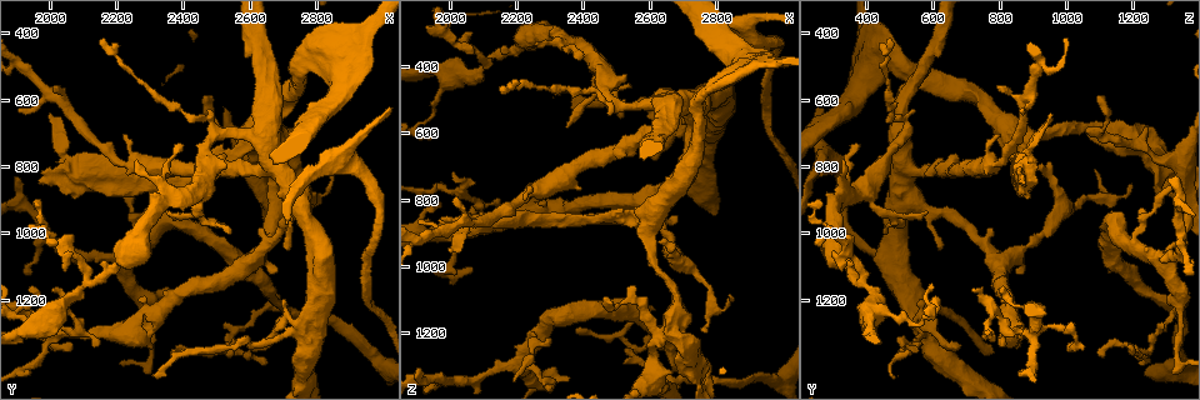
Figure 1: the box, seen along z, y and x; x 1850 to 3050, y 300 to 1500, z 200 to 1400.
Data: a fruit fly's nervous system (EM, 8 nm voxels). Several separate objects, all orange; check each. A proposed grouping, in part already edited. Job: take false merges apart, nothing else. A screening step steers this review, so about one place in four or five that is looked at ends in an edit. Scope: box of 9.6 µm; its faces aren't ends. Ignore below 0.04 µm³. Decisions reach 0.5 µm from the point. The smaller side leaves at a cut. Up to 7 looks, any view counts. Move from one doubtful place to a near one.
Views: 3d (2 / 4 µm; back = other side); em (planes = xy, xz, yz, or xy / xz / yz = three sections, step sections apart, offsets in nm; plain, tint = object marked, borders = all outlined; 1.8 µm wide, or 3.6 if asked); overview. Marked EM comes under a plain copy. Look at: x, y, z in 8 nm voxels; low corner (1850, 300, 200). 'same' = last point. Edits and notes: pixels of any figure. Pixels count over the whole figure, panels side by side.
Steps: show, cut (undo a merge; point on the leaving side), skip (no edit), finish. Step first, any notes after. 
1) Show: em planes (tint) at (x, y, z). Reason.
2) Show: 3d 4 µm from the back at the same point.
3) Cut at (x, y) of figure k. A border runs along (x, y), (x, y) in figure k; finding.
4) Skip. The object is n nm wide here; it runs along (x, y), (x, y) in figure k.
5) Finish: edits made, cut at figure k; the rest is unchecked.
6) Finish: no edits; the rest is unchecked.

Show: 3d 4 µm at (2190, 1100, 350). Sudden change in width.

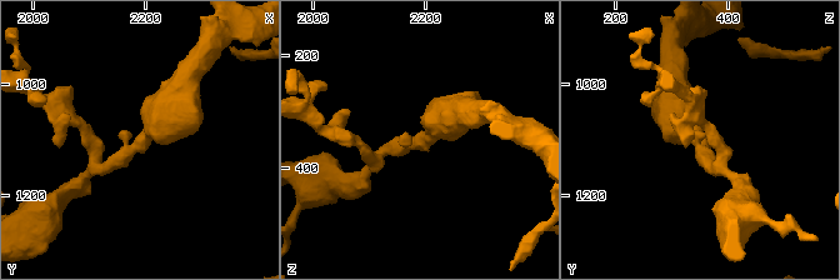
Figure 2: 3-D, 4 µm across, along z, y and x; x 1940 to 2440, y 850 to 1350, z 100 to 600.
Show: em 3.6 µm xz step 4 (tint) at (2200, 1105, 345). The arms are 200, 550 nm wide.

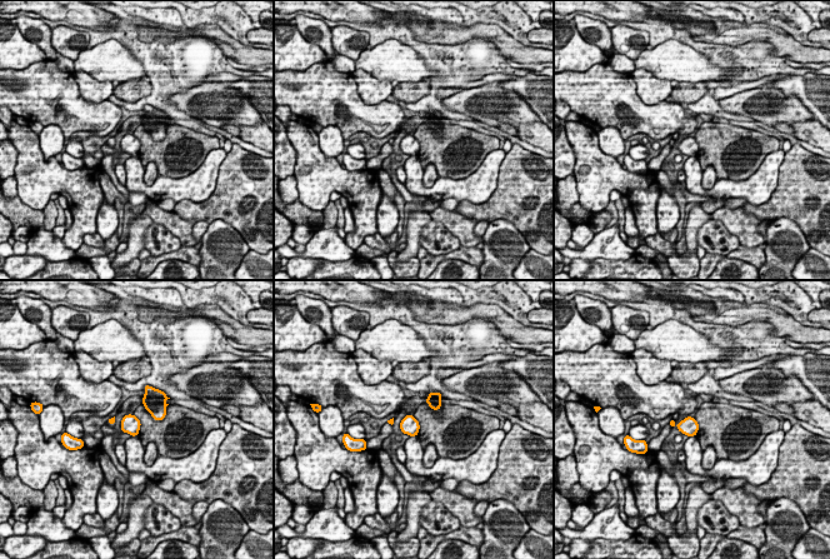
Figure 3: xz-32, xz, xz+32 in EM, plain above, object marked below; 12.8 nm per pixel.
Skip. The object is 240 nm wide here; continuous, no second neuron.

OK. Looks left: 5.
Show: 3d 4 µm at (2080, 1300, 870).

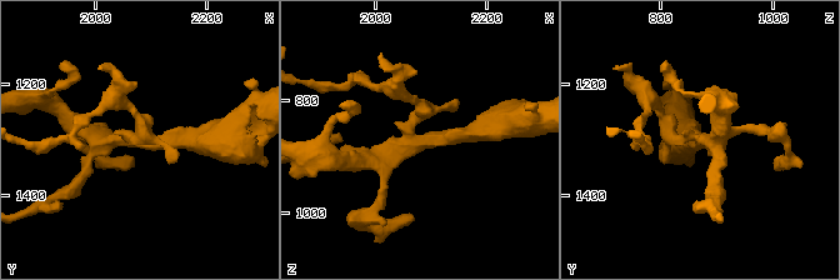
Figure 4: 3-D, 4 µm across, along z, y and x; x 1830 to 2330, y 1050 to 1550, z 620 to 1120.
Show: em xz step 16 (tint) at (2075, 1310, 870). Shape alone is not enough.

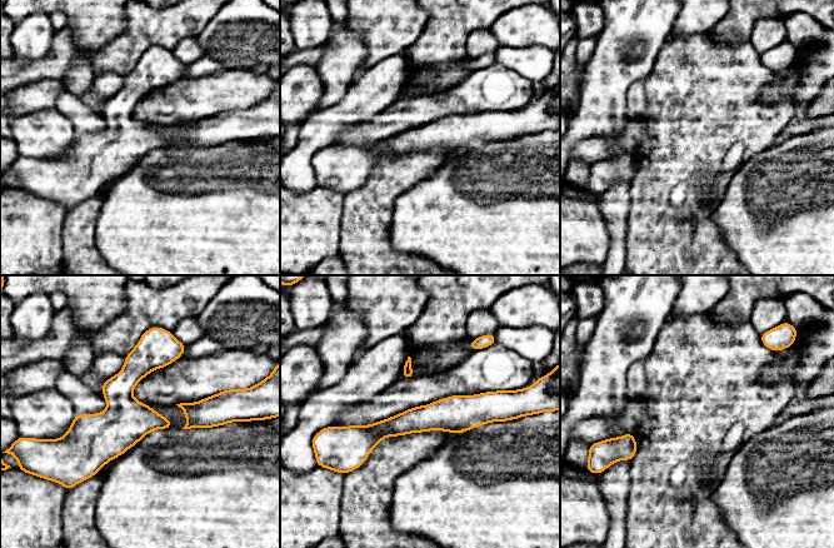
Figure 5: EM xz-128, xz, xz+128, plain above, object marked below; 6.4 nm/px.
Show: em planes (borders) at the same point.

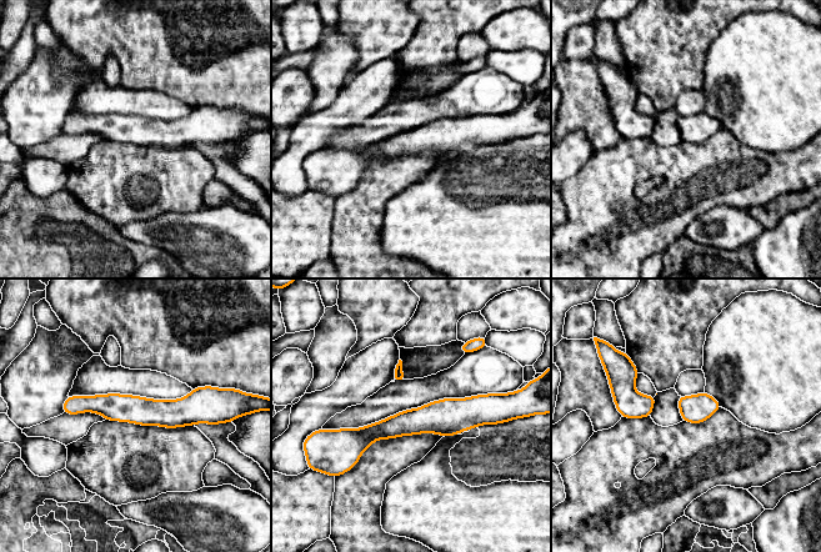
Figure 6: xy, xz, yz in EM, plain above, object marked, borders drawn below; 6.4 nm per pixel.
Skip. It runs along (486, 412), (368, 435), (338, 432) in figure 6; one neuron here.

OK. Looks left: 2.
Show: 3d 2 µm at (2450, 860, 400). Three-way junction.

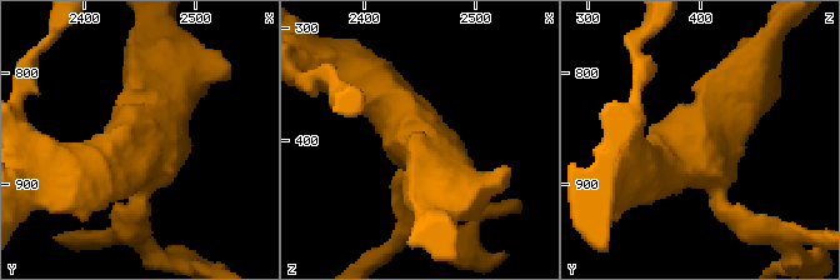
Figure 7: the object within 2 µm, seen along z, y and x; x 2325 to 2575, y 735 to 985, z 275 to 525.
Show: em planes (tint) at (2446, 860, 400). Need the tissue.

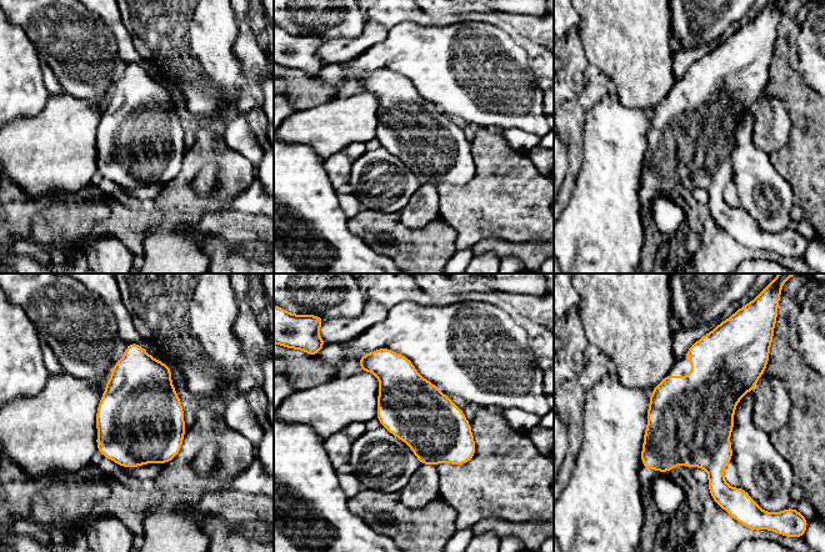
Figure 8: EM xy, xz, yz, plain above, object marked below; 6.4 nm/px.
Skip. All the same neuron.

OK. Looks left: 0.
Finish: no edits; the rest is unchecked.

